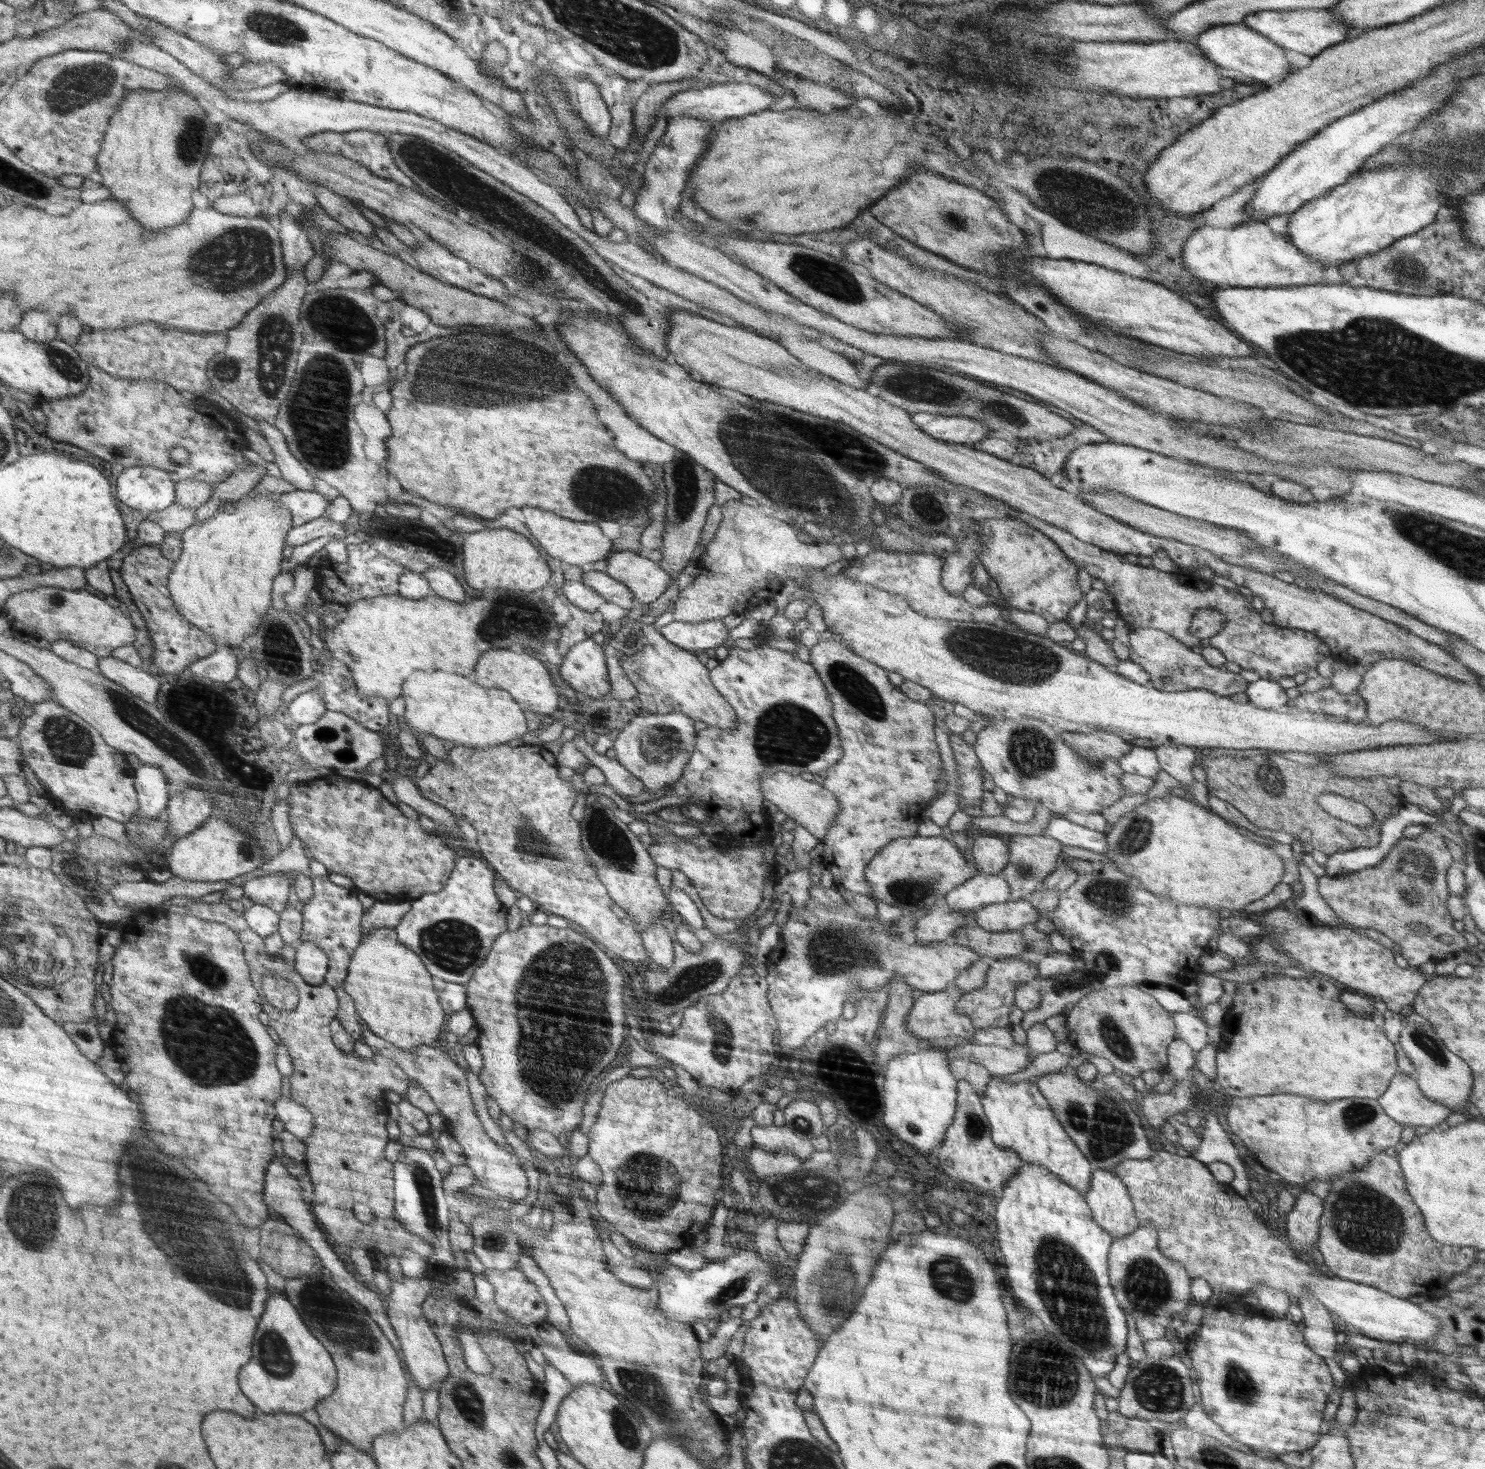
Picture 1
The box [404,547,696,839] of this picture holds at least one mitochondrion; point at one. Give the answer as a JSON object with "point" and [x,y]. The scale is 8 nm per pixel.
{"point":[510,617]}

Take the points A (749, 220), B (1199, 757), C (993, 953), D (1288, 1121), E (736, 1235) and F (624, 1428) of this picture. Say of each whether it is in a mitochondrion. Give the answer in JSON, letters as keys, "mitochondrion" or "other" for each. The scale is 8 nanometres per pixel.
{"A":"mitochondrion","B":"other","C":"other","D":"other","E":"mitochondrion","F":"mitochondrion"}

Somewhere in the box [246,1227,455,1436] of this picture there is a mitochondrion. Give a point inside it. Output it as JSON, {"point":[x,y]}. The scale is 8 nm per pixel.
{"point":[334,1318]}

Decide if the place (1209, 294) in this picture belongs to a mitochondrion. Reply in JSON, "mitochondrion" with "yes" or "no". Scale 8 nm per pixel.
{"mitochondrion":"no"}

